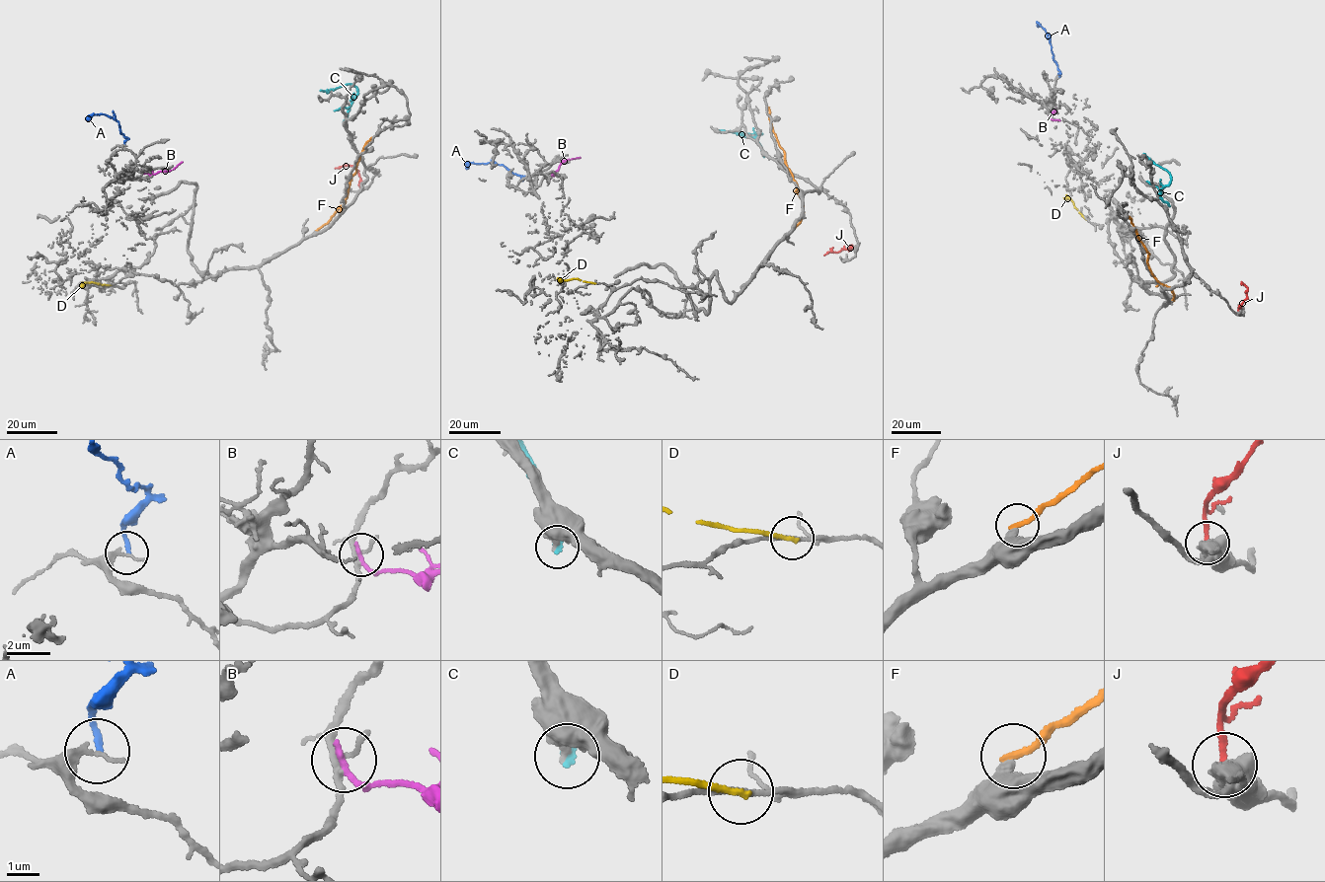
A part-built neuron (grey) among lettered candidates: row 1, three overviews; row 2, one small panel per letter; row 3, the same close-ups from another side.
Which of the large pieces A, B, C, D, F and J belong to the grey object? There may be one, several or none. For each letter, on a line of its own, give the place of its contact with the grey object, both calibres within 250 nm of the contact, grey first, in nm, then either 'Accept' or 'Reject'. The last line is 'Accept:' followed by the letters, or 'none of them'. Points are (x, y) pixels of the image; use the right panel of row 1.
A: Touches grey at (1058, 77). Thickness 220 nm (grey) against 180 nm. Reject
B: Touches grey at (1055, 109). Thickness 180 nm (grey) against 220 nm. Reject
C: Touches grey at (1169, 205). Thickness 260 nm (grey) against 320 nm. Reject
D: Touches grey at (1086, 219). Thickness 160 nm (grey) against 190 nm. Reject
F: Touches grey at (1171, 301). Thickness 480 nm (grey) against 240 nm. Reject
J: Touches grey at (1238, 312). Thickness 700 nm (grey) against 190 nm. Reject
Accept: none of them

